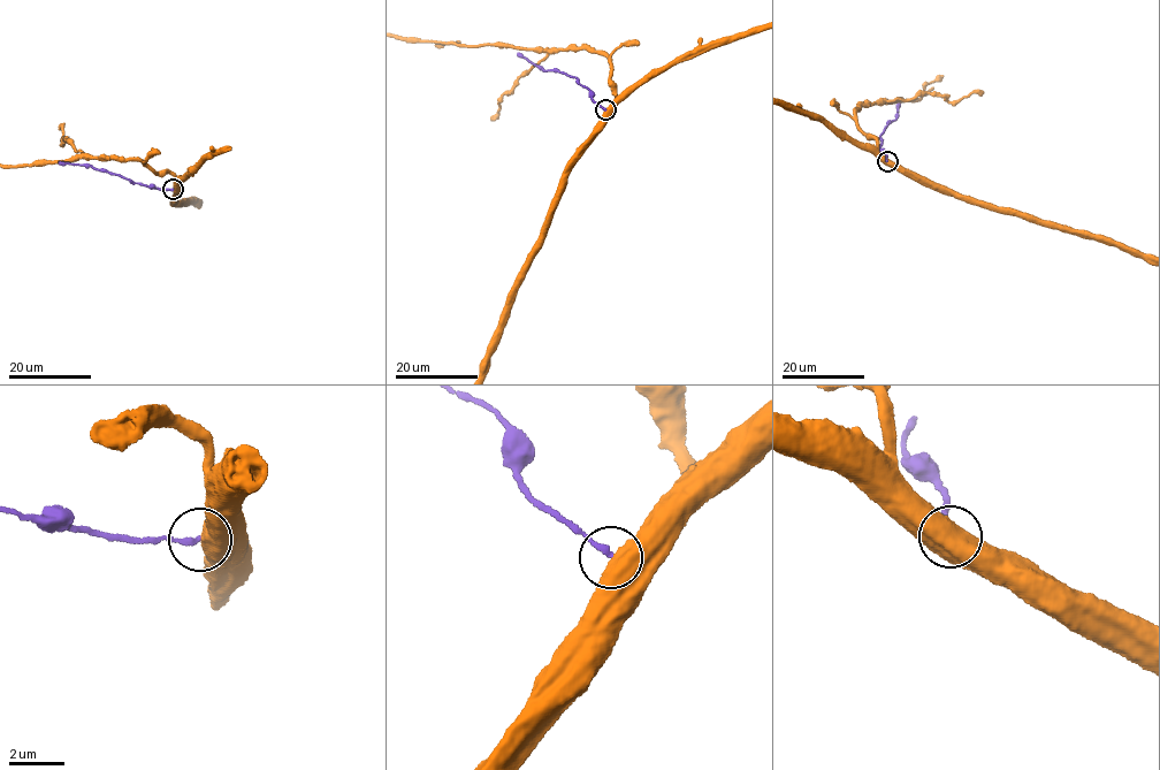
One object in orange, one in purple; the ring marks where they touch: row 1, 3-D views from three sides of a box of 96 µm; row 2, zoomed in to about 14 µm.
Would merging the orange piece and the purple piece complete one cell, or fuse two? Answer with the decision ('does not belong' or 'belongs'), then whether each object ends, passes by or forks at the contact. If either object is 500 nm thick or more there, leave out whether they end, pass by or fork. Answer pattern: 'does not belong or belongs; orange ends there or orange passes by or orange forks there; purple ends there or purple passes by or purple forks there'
does not belong

